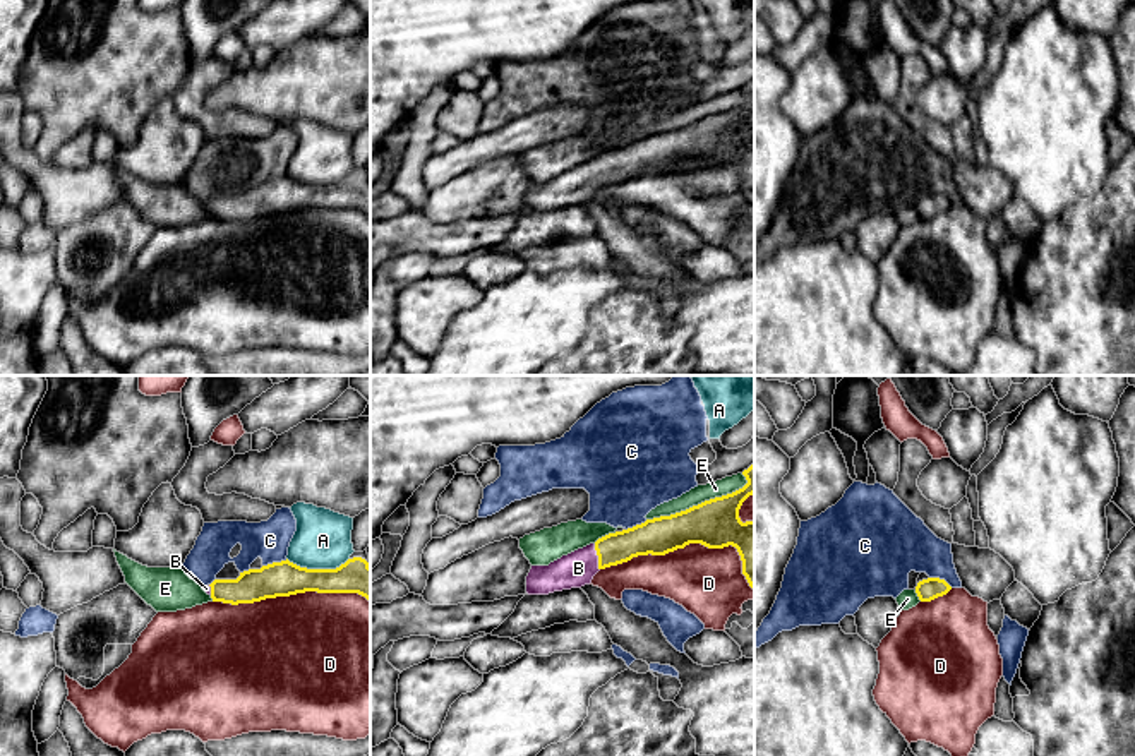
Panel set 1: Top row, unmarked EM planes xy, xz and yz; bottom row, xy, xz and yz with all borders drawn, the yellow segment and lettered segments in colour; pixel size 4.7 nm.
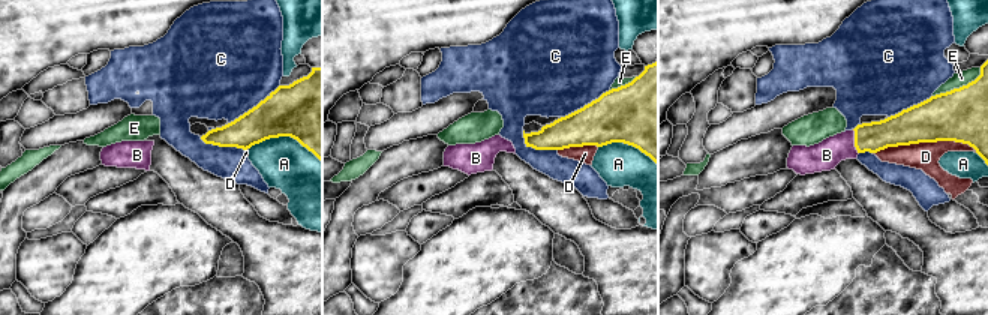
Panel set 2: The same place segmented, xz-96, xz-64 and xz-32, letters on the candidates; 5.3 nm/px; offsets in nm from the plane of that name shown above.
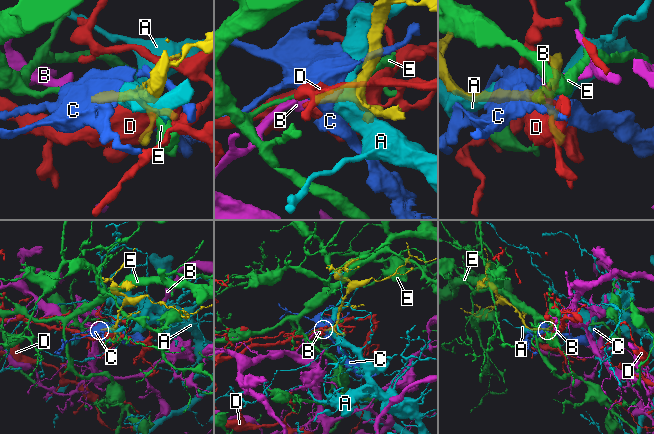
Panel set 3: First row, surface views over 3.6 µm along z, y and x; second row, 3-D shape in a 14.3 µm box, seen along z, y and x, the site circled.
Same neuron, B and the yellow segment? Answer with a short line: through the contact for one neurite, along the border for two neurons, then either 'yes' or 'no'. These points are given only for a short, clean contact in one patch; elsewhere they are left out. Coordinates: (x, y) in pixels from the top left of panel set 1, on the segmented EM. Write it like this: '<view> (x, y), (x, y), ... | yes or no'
xz (612, 549), (599, 558), (578, 568) | yes

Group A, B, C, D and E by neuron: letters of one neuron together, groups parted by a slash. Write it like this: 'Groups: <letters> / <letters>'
Groups: A / B / C / D / E

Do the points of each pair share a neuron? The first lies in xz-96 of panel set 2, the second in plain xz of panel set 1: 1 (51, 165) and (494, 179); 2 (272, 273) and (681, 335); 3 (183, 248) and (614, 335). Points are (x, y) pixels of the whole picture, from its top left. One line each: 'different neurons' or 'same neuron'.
1: same neuron
2: different neurons
3: different neurons

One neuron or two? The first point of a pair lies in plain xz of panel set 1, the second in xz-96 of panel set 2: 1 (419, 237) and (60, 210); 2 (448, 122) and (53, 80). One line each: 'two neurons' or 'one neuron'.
1: two neurons
2: two neurons

